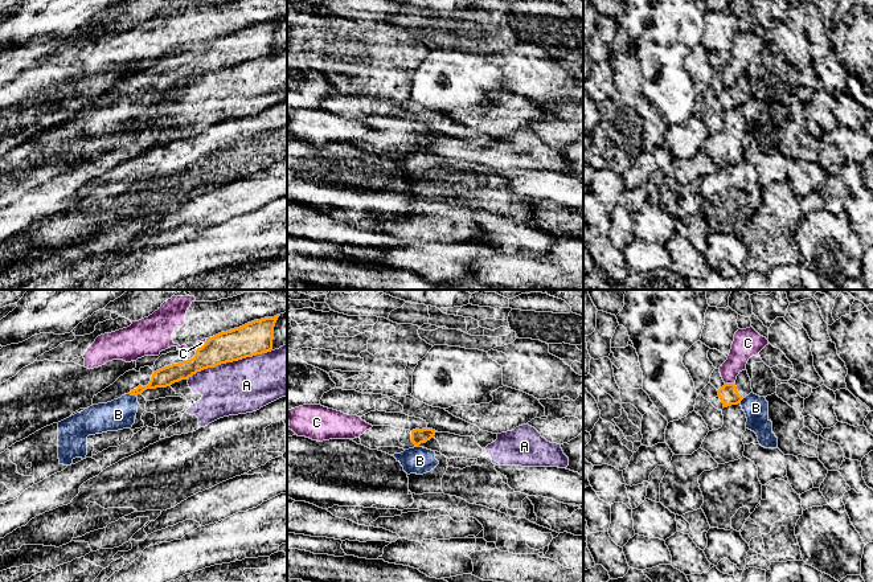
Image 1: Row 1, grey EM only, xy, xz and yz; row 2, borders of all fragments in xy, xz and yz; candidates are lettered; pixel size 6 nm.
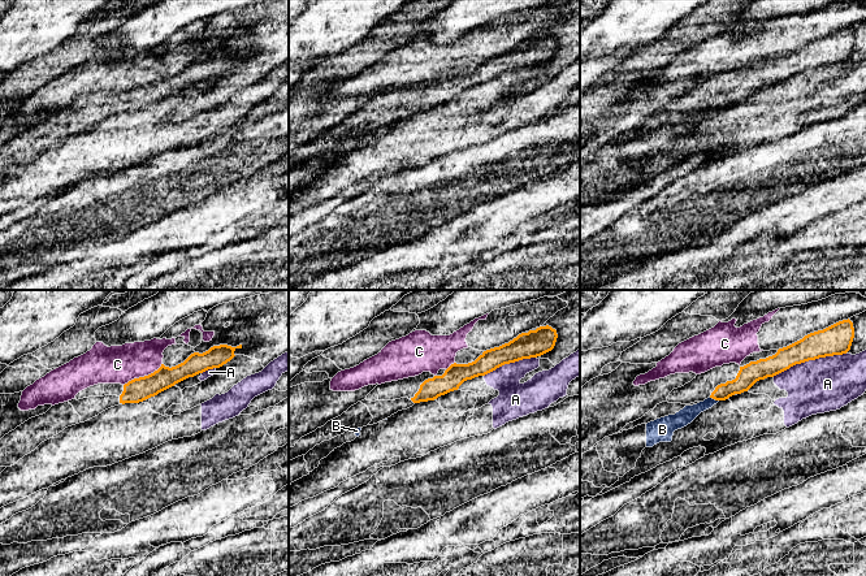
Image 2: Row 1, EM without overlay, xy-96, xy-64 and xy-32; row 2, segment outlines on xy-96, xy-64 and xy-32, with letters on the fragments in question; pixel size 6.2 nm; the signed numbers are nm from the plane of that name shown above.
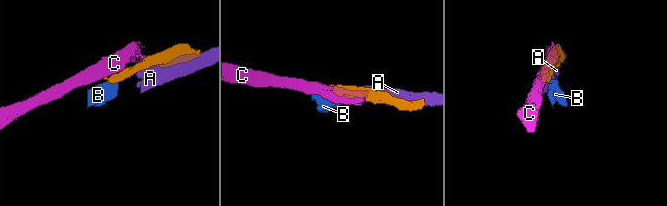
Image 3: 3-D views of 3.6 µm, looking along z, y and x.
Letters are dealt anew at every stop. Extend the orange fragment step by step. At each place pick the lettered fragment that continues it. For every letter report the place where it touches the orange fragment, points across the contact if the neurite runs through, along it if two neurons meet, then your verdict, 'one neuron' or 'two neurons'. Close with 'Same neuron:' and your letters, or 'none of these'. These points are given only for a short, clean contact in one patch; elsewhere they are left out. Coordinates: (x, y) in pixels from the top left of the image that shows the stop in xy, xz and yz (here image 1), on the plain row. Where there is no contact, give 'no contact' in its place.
A: xy (229, 65) | two neurons
B: xy (132, 98) | along xy (128, 97), (135, 99) | two neurons
C: yz (729, 87) | two neurons
Same neuron: none of these

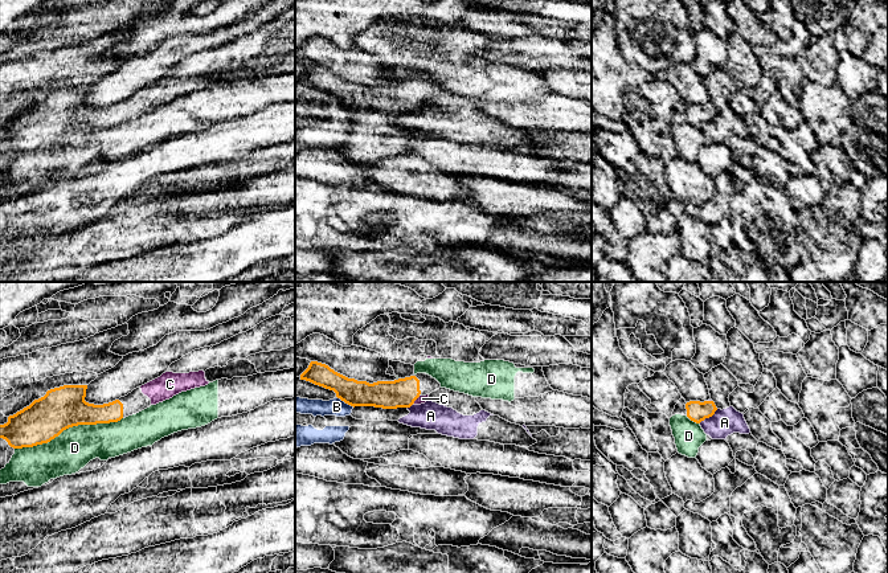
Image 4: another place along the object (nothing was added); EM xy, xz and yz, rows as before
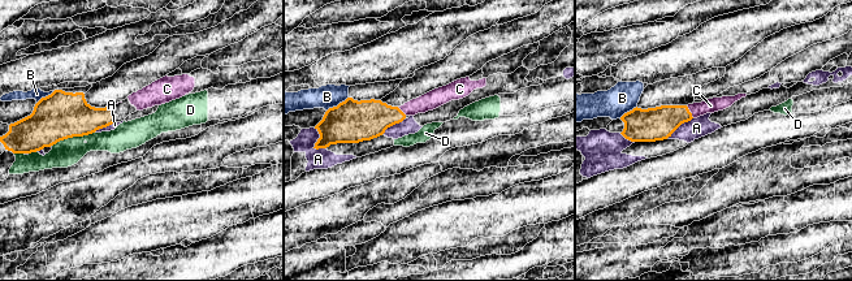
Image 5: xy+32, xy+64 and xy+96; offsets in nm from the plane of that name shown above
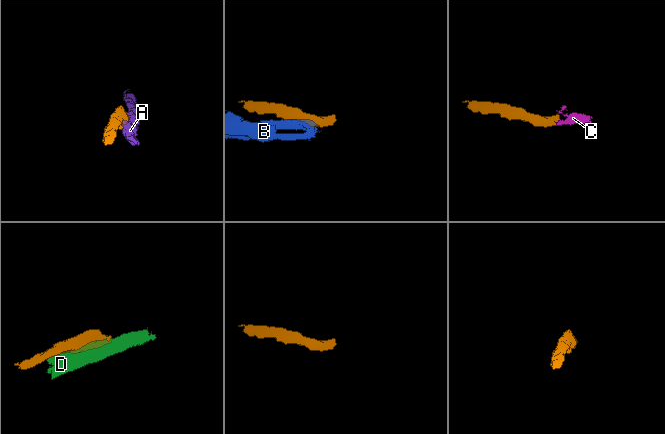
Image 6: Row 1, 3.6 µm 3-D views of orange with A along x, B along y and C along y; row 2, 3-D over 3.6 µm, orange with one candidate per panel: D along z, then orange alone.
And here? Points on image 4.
A: yz (708, 121) | two neurons
B: xz (346, 106) | along xz (336, 99), (354, 110) | two neurons
C: xz (416, 102) | across xz (400, 97), (408, 97), (416, 102), (422, 102) | one neuron
D: xy (68, 131) | two neurons
Same neuron: C

